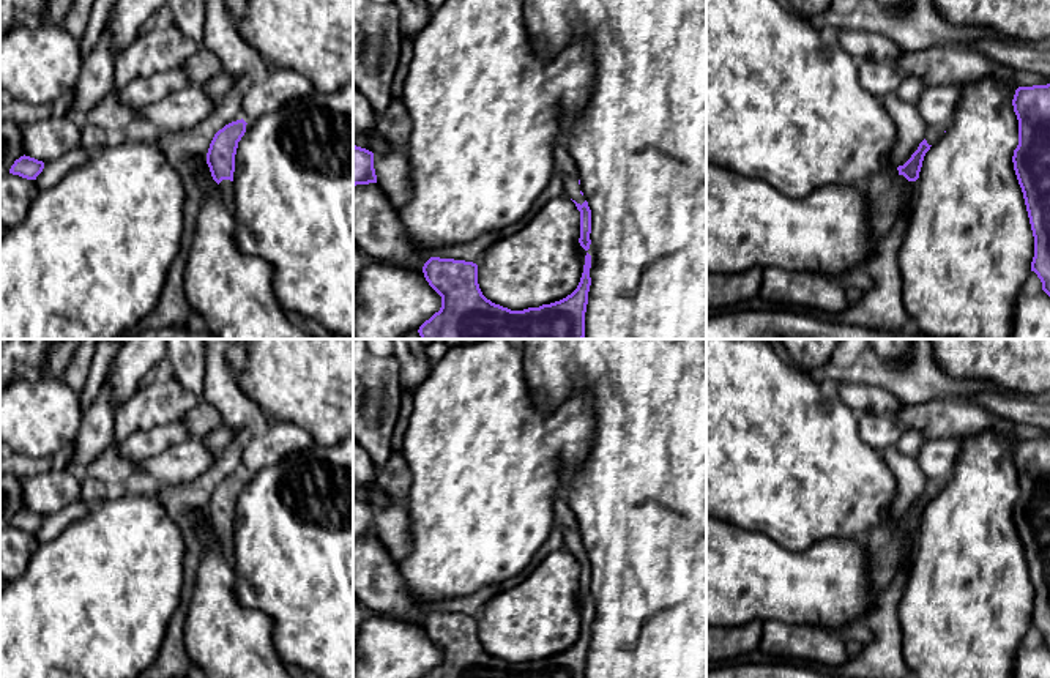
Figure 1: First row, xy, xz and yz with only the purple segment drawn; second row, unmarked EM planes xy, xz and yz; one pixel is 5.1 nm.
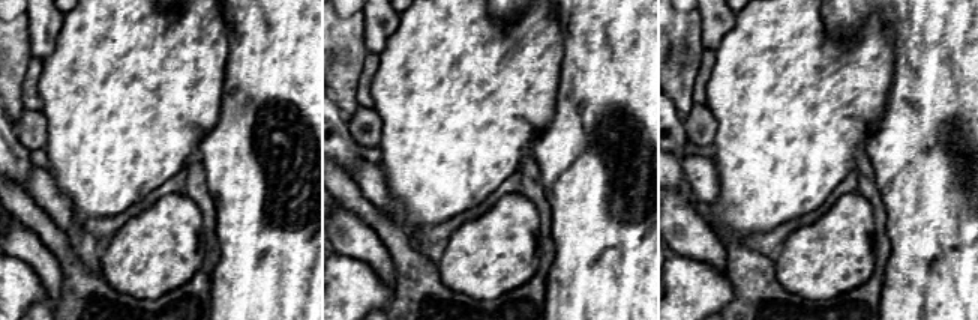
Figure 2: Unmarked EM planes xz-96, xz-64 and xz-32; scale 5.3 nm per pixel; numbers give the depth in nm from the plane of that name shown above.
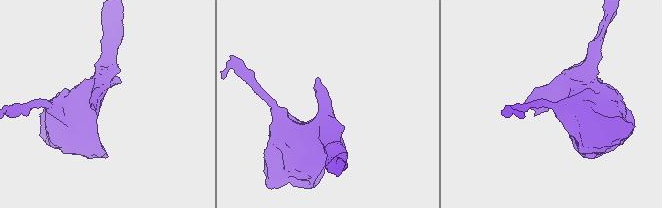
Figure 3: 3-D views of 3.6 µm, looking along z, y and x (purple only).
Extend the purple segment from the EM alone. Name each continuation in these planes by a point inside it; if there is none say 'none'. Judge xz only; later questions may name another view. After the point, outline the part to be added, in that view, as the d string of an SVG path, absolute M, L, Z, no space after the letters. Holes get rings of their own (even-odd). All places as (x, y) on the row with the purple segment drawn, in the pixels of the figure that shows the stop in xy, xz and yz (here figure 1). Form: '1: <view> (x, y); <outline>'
1: xz (566, 169); M558 145L555 148L555 159L557 173L563 180L563 196L582 205L585 202L585 197L580 194L582 188L579 184L579 173L564 145Z

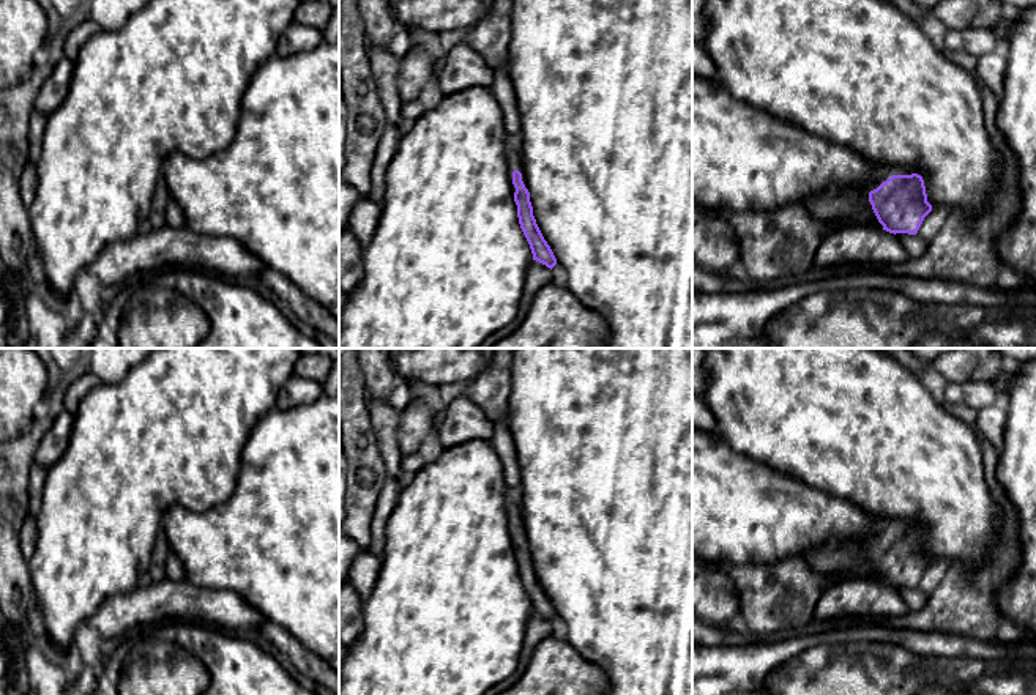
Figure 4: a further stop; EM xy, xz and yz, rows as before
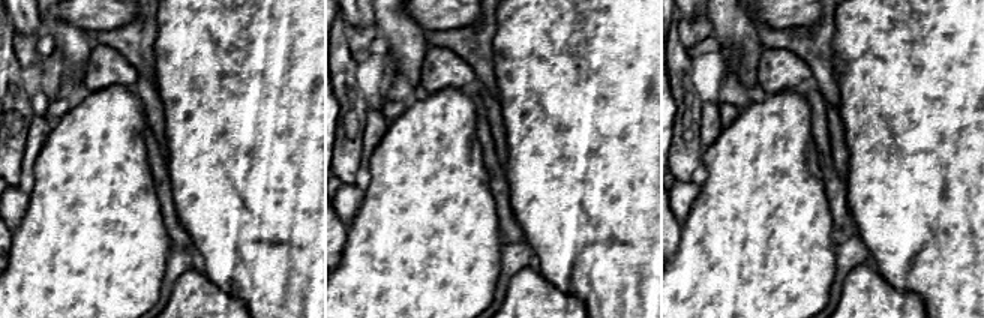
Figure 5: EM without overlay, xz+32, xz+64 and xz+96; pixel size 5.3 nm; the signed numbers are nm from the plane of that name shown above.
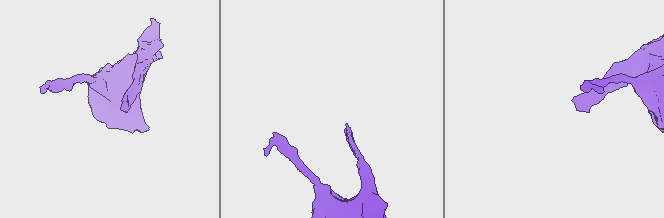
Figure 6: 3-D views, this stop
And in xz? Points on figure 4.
1: xz (513, 153); M509 140L508 148L506 148L506 162L508 162L508 175L509 175L512 192L516 192L516 188L512 184L512 172L514 170L519 170L522 173L522 181L527 188L525 173L524 173L524 162L522 162L522 153L512 140Z

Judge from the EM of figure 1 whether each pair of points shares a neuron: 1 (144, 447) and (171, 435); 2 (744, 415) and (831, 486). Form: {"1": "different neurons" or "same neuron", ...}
{"1": "same neuron", "2": "same neuron"}

